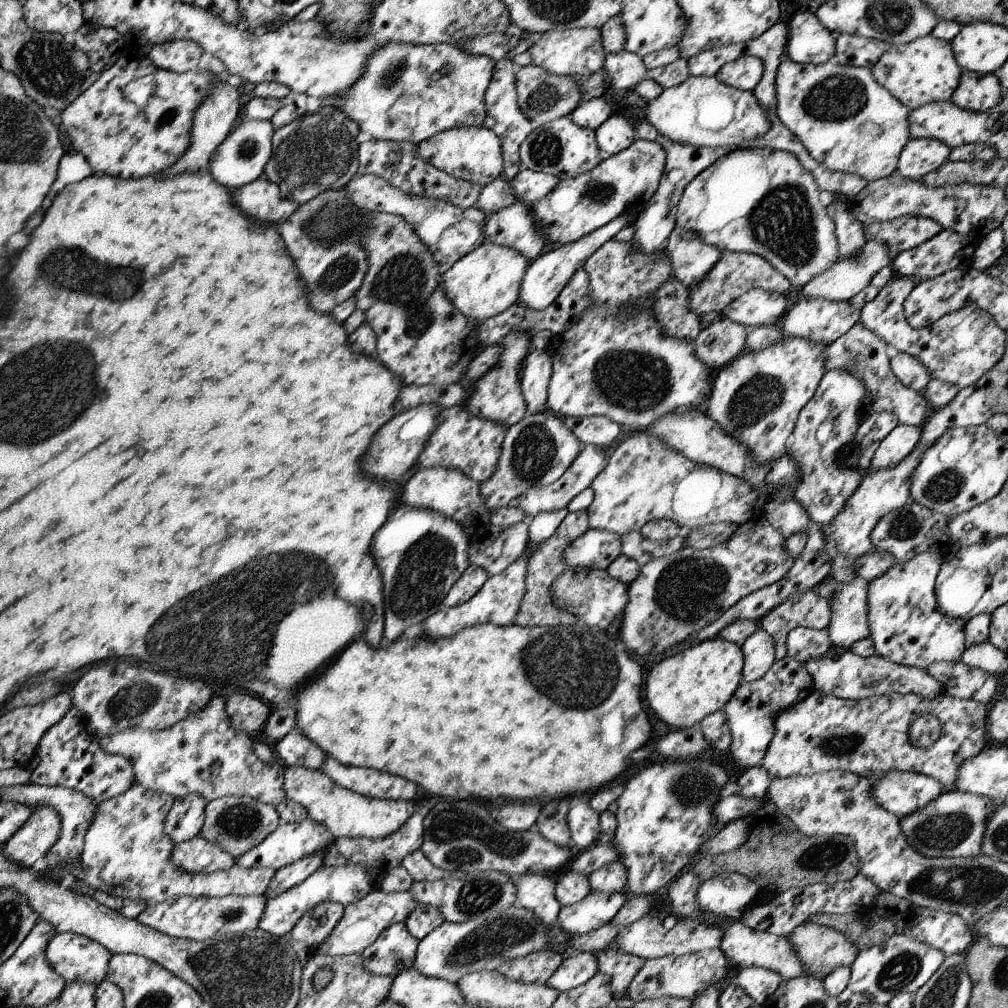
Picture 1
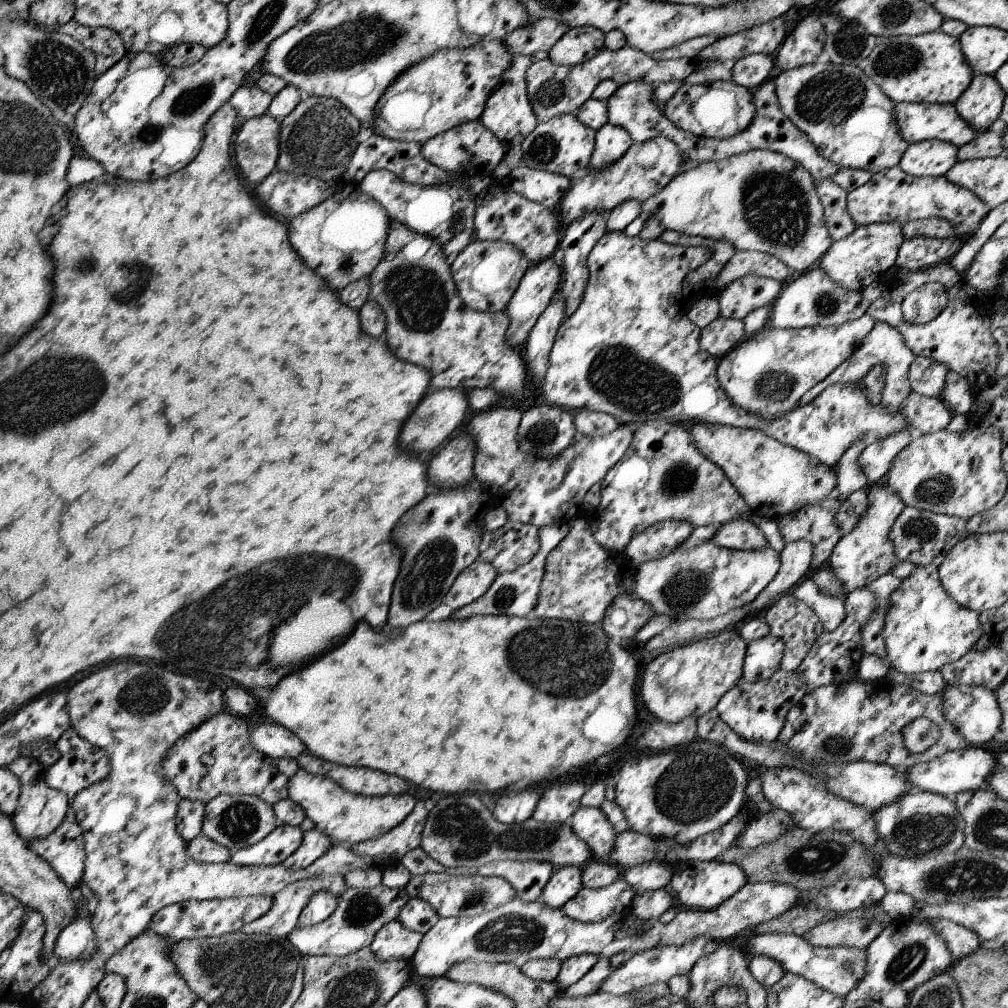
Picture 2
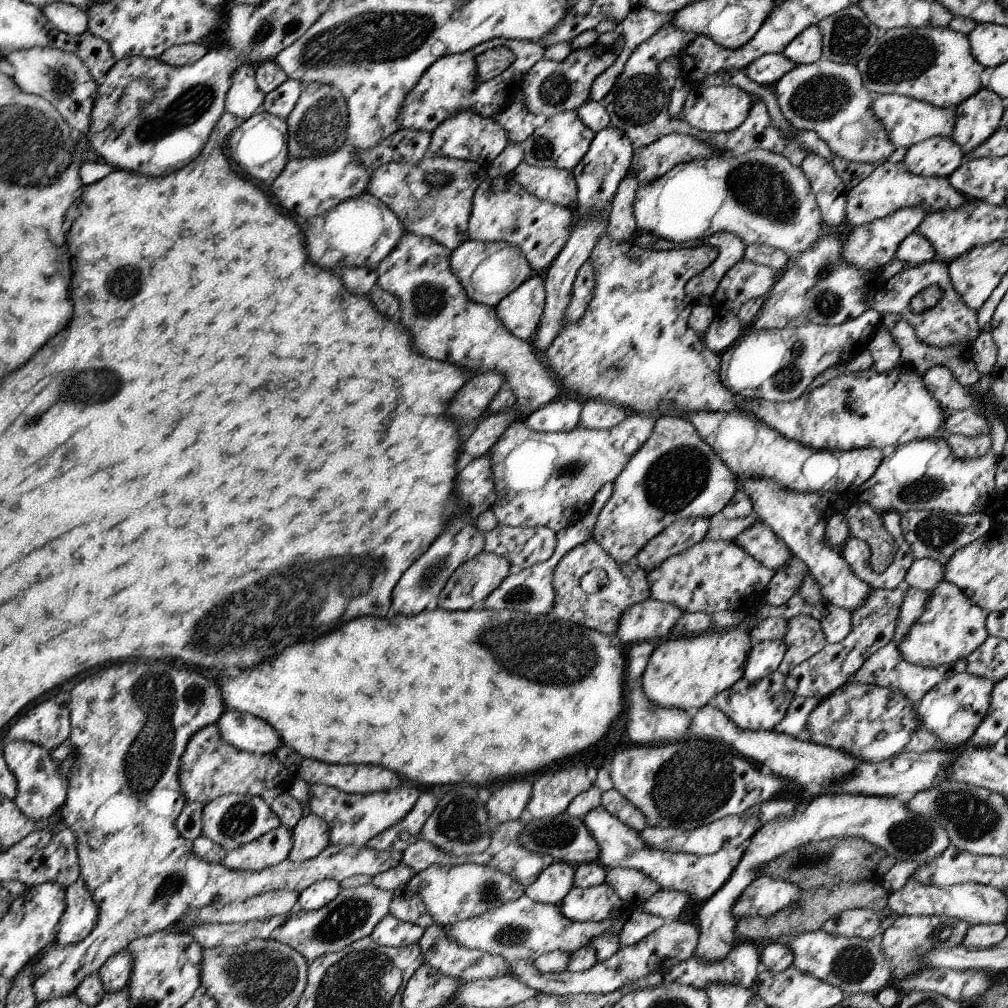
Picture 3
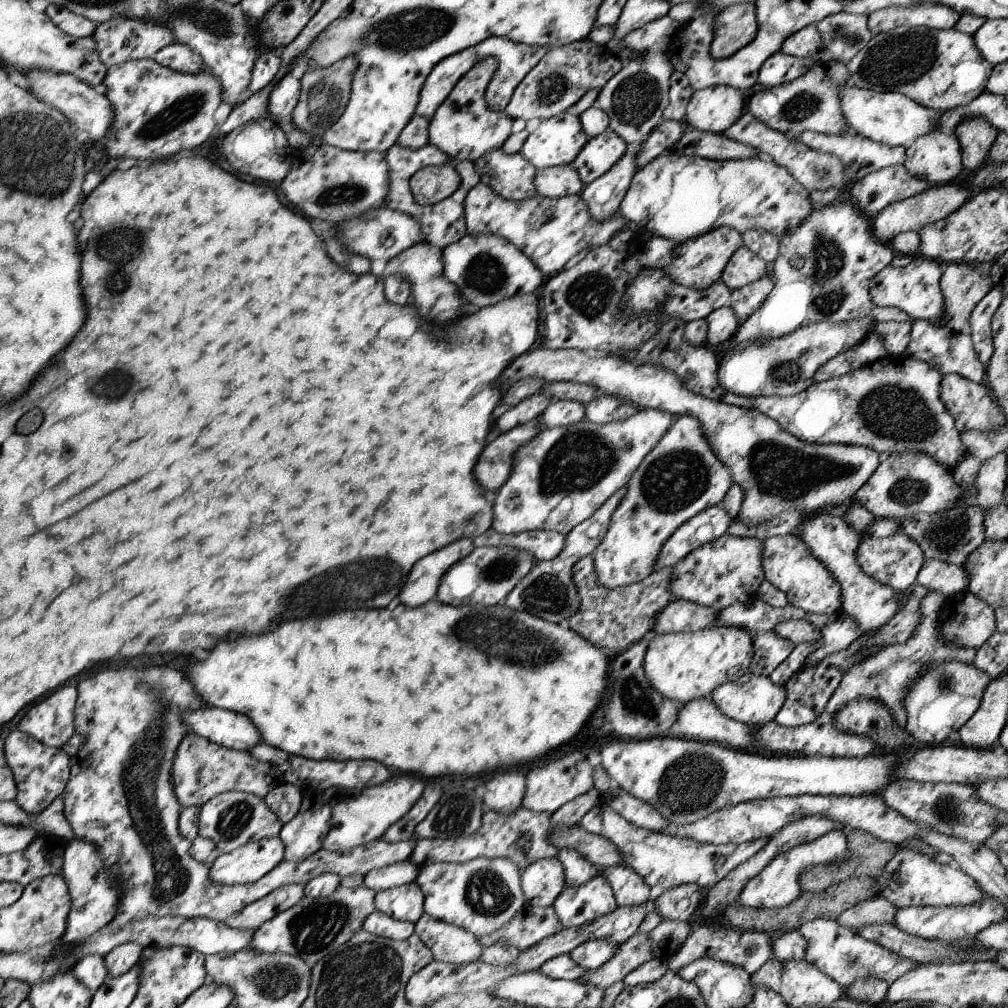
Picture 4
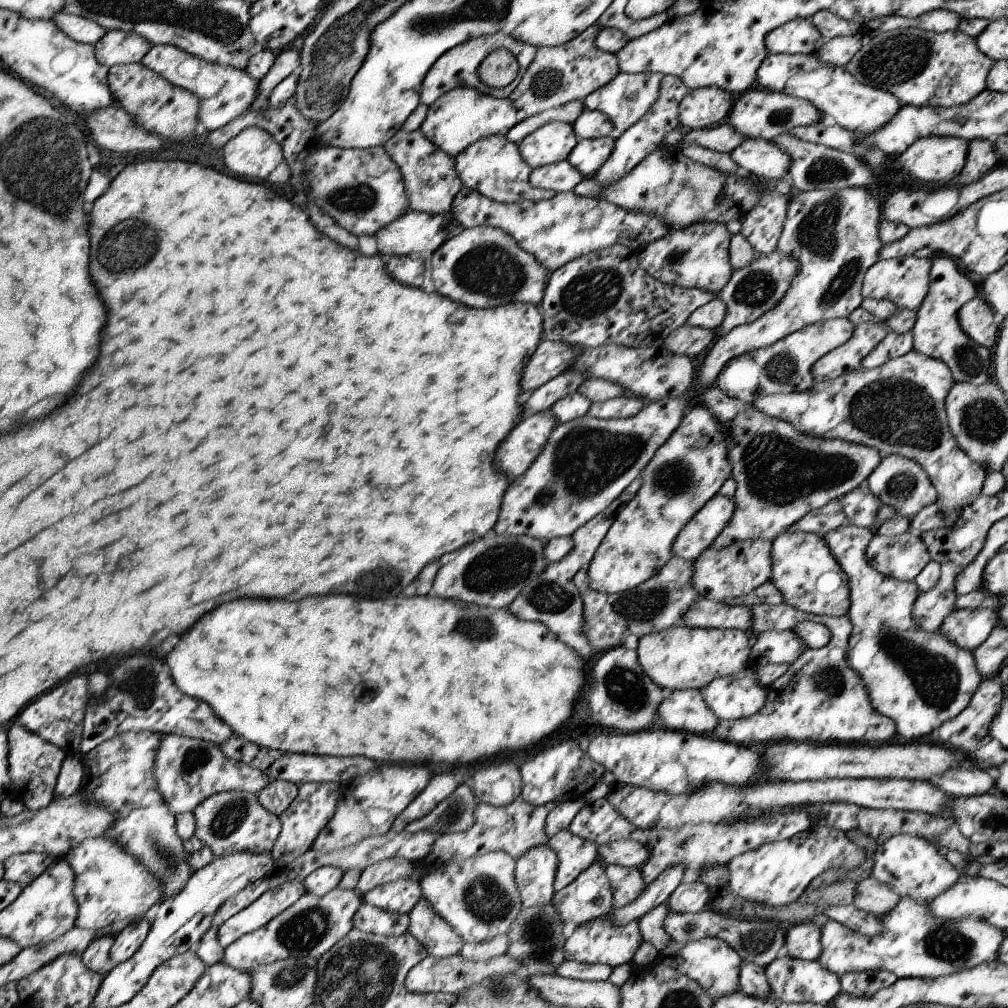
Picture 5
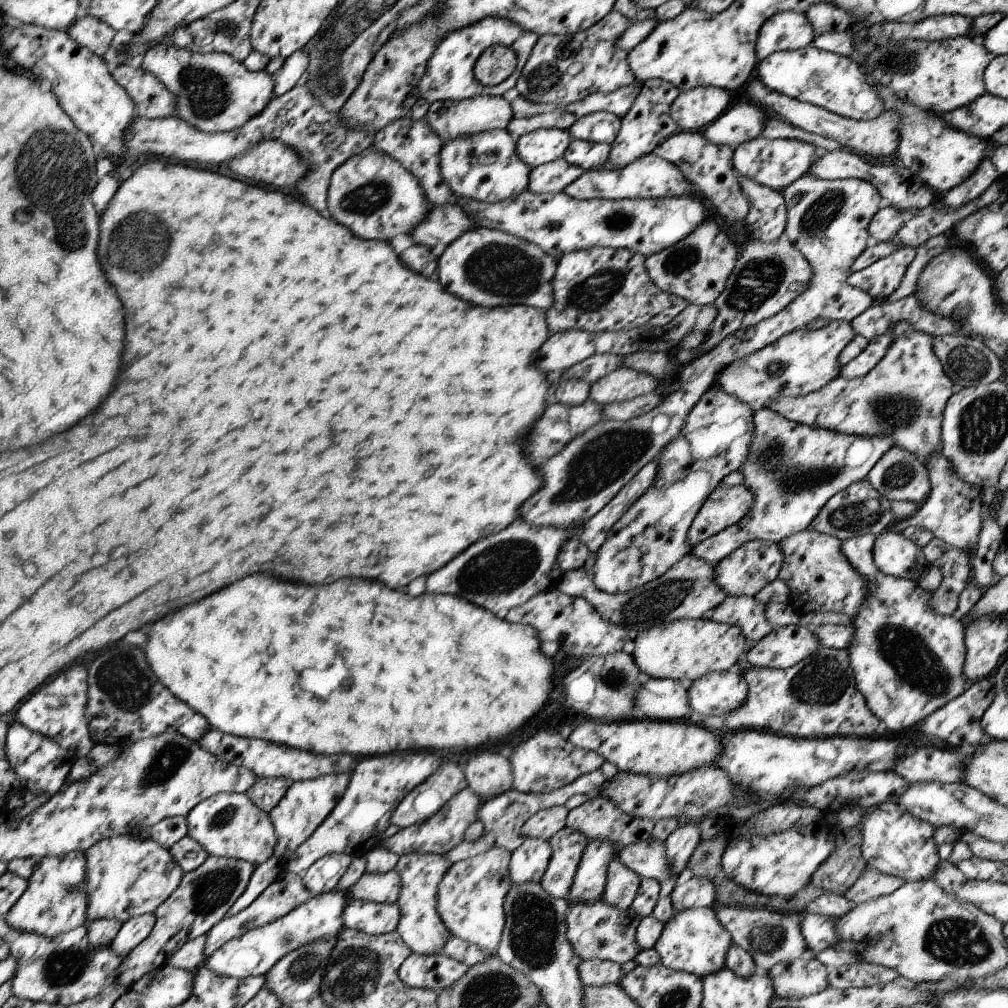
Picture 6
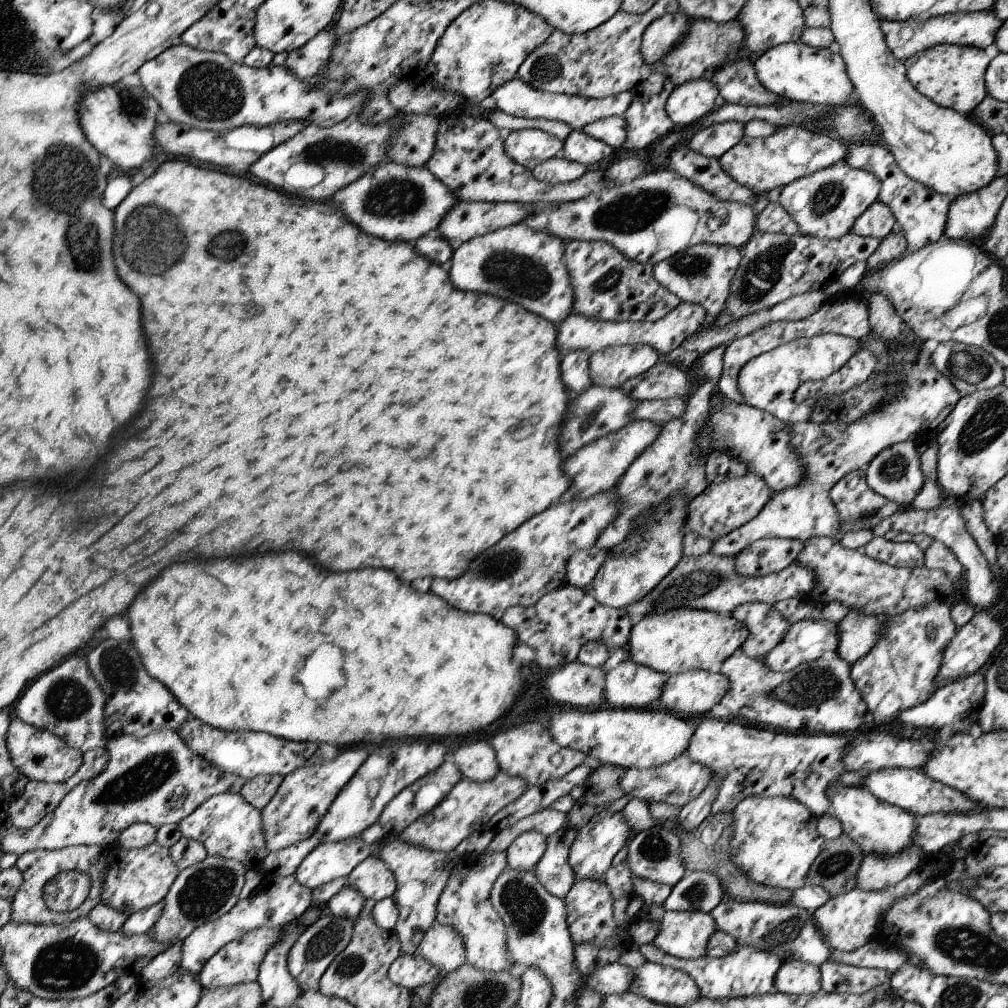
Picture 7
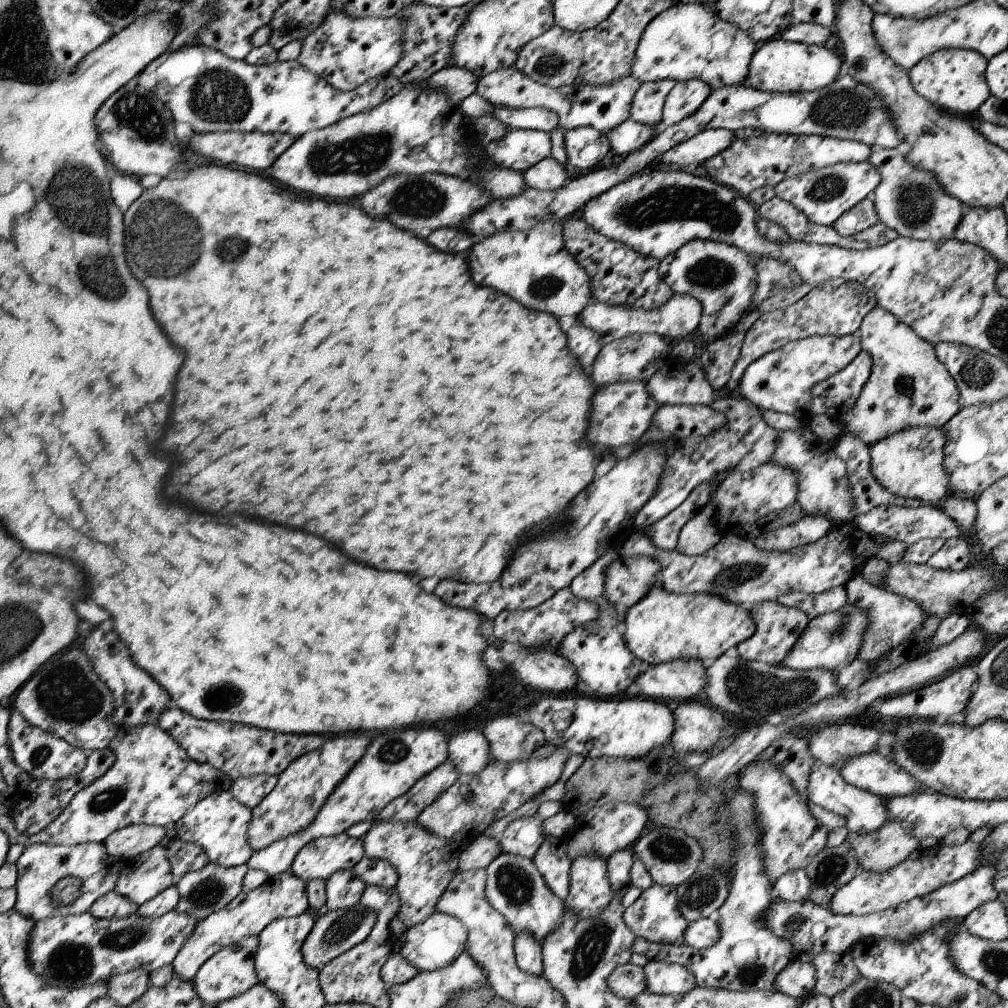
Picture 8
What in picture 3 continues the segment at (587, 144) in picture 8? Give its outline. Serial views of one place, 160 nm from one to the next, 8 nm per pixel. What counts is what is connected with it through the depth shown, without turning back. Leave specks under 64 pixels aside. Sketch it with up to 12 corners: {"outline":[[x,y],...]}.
{"outline":[[609,125],[571,171],[576,218],[611,206],[634,152]]}

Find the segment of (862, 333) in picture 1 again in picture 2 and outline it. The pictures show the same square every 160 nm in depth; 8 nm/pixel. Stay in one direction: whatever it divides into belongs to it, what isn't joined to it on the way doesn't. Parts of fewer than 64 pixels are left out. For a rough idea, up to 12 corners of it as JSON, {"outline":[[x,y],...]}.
{"outline":[[911,392],[901,406],[910,430],[946,430],[954,418],[946,402]]}

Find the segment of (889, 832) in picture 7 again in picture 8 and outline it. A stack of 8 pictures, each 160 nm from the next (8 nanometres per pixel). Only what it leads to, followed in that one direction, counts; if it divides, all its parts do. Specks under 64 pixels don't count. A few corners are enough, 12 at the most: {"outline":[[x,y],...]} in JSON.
{"outline":[[815,763],[807,791],[853,836],[894,820],[881,796]]}

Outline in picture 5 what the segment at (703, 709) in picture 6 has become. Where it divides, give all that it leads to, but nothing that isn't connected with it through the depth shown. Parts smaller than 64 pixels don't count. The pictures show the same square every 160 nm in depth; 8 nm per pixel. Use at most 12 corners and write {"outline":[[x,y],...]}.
{"outline":[[753,667],[701,690],[720,721],[756,714],[767,688]]}

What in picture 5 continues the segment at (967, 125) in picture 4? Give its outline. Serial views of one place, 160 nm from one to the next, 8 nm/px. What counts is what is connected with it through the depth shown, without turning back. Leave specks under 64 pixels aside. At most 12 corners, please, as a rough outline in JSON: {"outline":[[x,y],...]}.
{"outline":[[969,141],[959,185],[976,182],[1000,162],[995,145]]}

